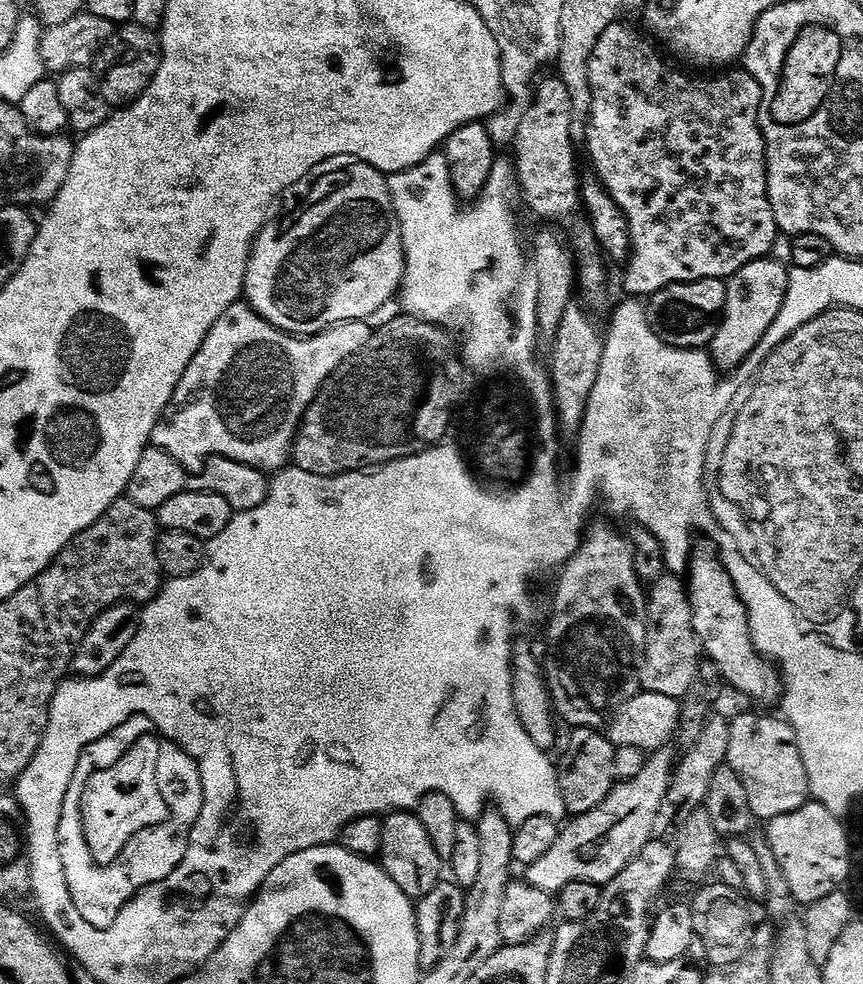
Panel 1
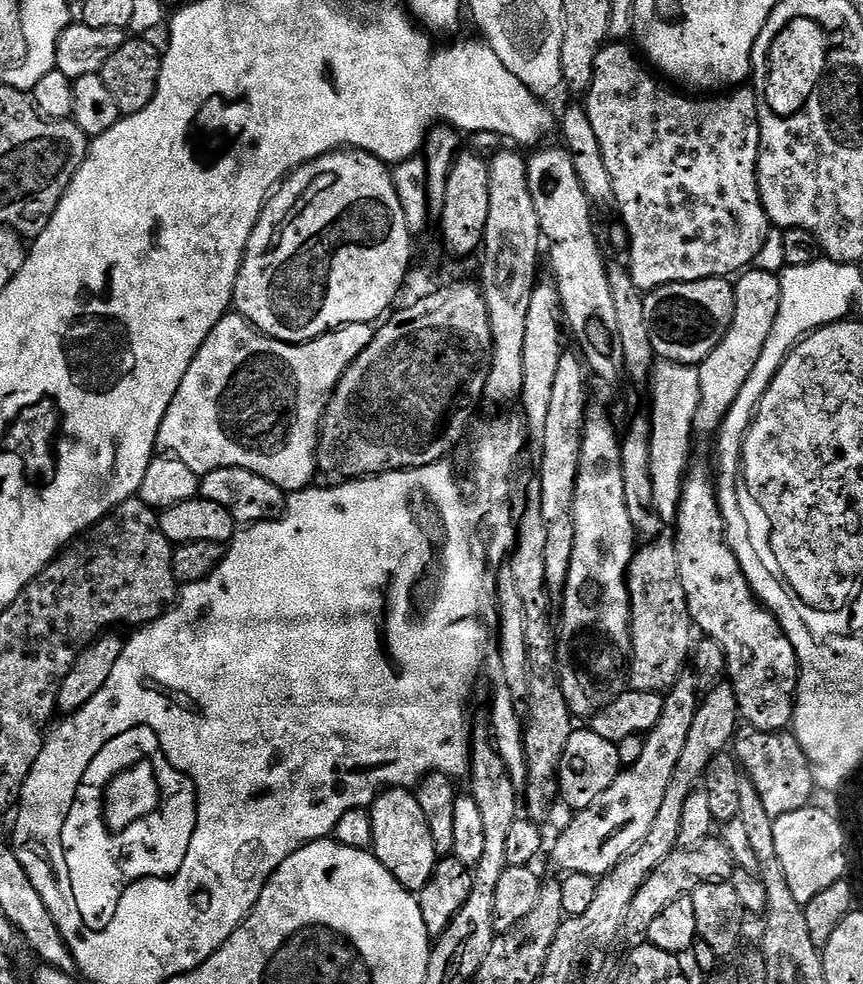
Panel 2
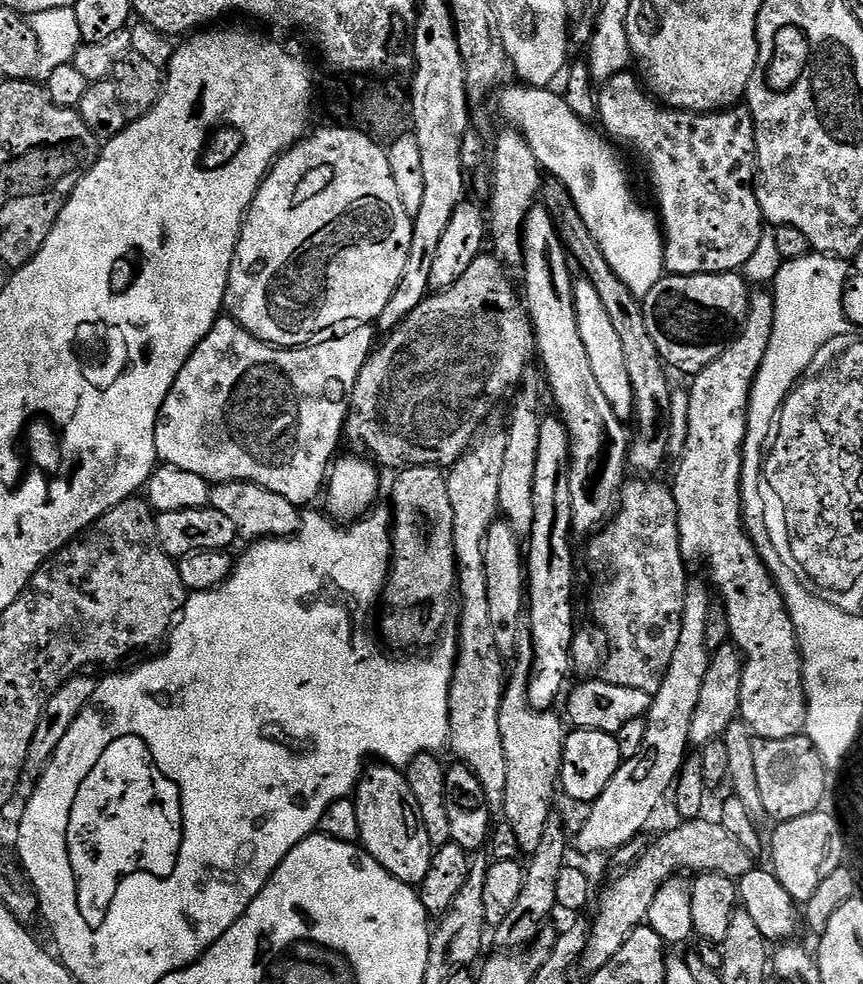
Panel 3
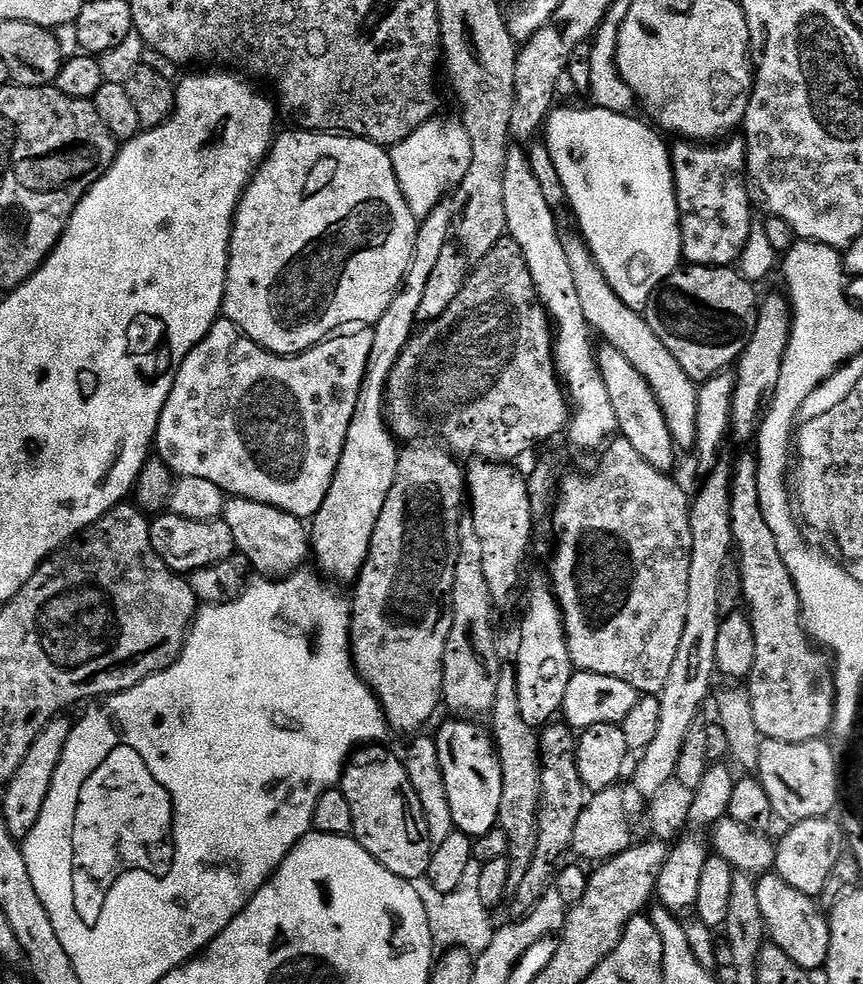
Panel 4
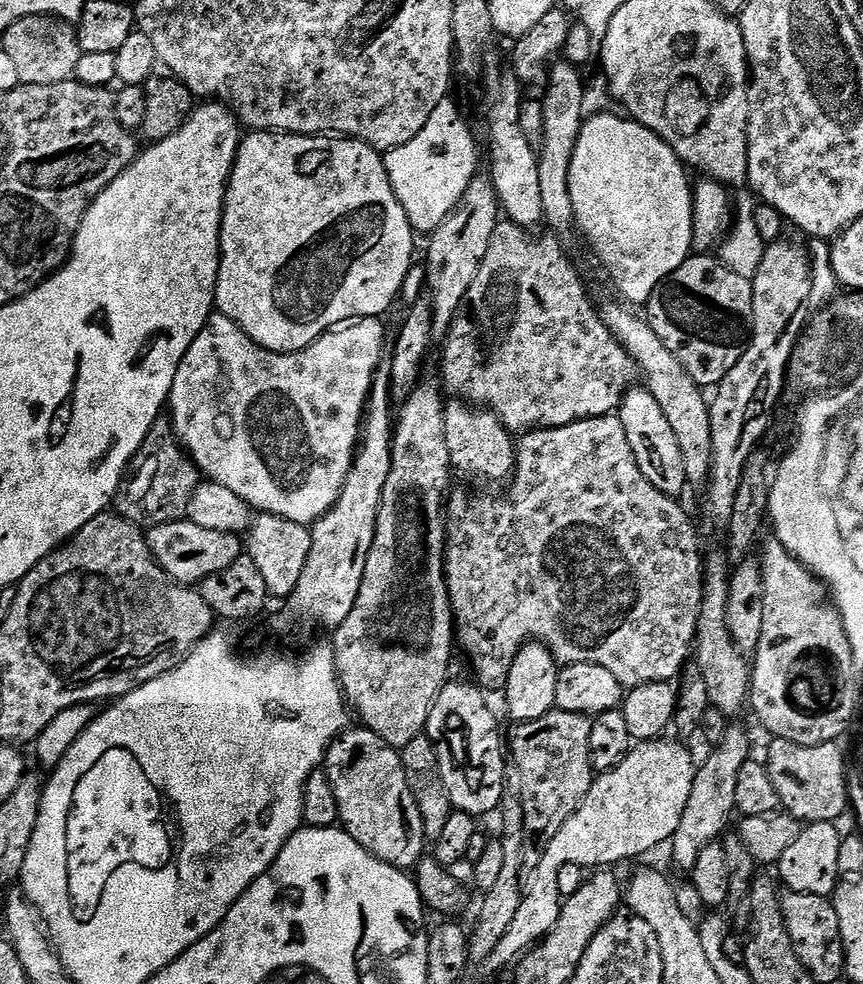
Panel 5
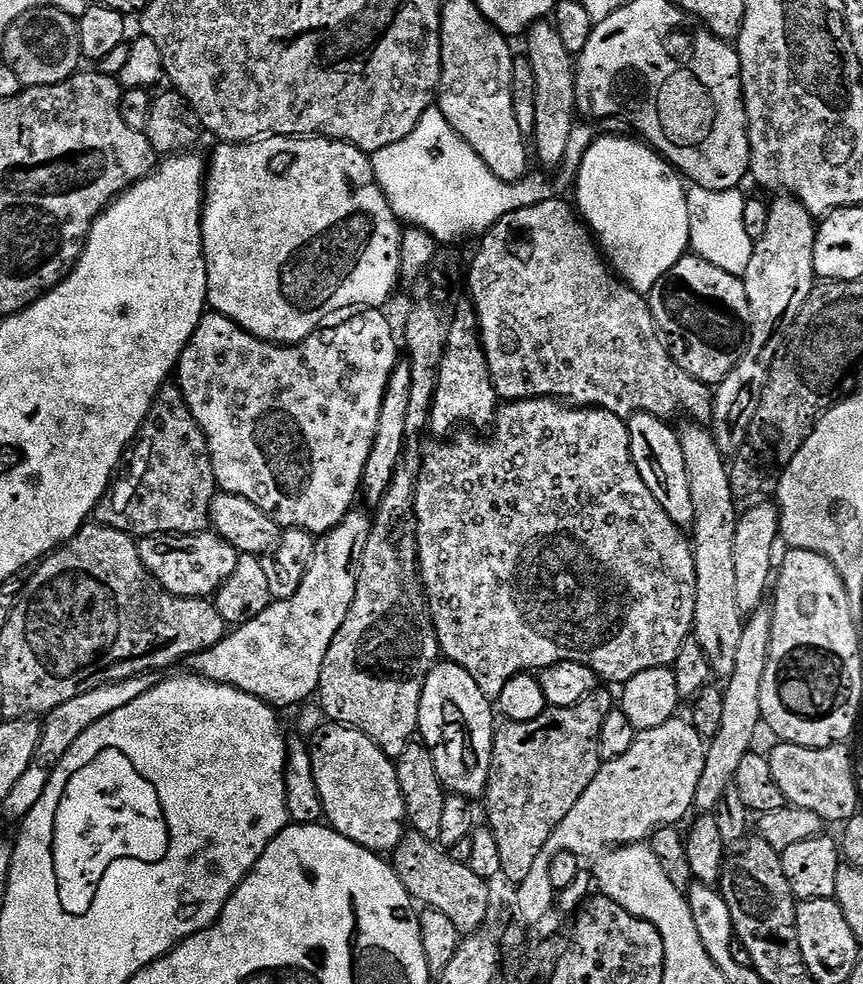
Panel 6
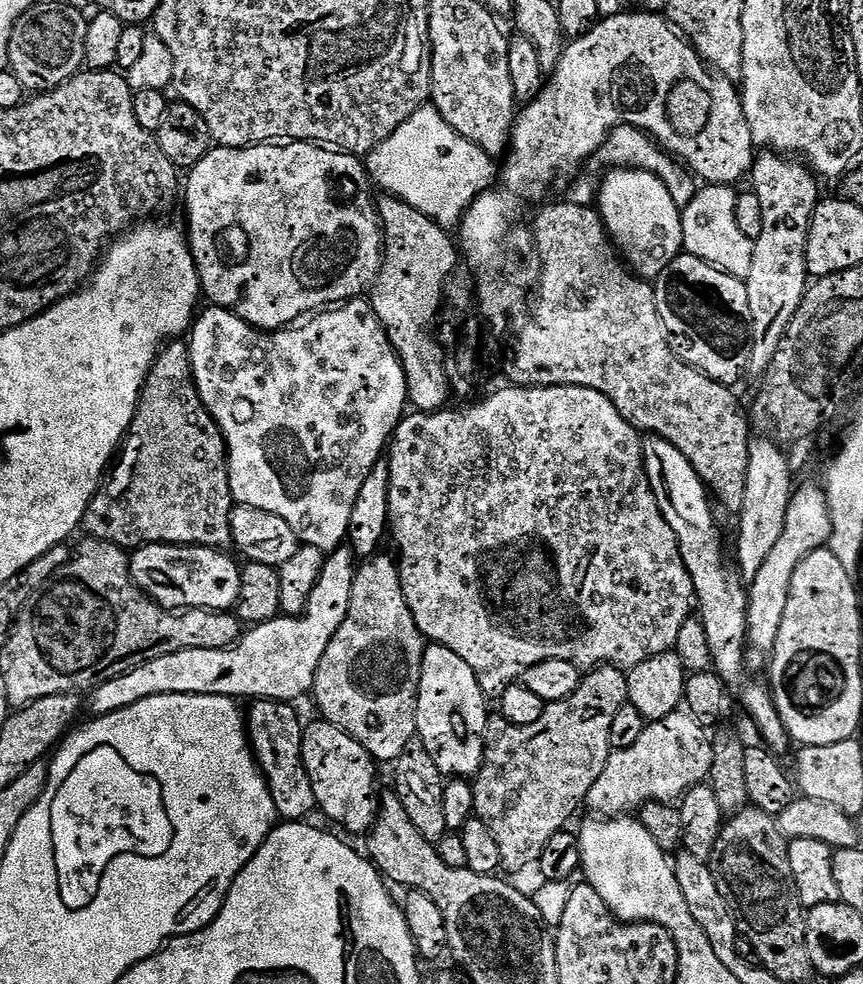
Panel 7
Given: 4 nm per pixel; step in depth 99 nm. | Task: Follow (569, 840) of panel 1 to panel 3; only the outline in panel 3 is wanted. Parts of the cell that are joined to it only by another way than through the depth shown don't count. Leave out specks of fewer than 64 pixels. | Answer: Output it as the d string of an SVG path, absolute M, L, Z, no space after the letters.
M693 579L686 590L684 609L682 610L682 630L678 634L678 646L674 646L674 658L670 658L670 666L666 670L662 686L652 696L652 704L648 707L648 715L646 717L648 729L646 730L646 738L642 742L642 750L638 754L634 754L634 758L624 760L623 763L621 763L618 774L614 774L614 778L610 778L610 786L606 786L606 790L602 790L602 794L587 809L588 817L585 818L584 825L580 828L580 833L578 833L577 836L574 836L575 851L577 848L580 852L608 852L608 854L612 854L615 853L617 848L625 848L627 844L632 840L637 839L637 837L643 833L640 831L651 822L652 815L656 812L656 807L658 807L664 800L664 795L666 795L667 792L669 795L669 793L673 791L676 777L680 774L680 767L683 766L684 761L690 752L690 745L688 743L688 739L690 738L690 722L694 722L694 710L698 706L698 694L702 694L702 680L706 678L706 670L708 669L708 662L710 659L710 649L706 642L706 622L708 621L708 615L710 614L710 610L714 603L714 596L710 591L709 585L705 583L705 581L704 584L700 580Z

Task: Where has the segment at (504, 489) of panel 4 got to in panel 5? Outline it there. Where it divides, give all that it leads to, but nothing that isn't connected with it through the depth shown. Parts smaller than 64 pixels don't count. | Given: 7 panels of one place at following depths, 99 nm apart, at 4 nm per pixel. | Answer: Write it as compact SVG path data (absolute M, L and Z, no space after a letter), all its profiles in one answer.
M452 402L444 409L444 421L446 422L446 442L450 450L452 467L464 476L473 476L476 480L489 480L496 484L499 480L507 481L516 471L516 444L513 433L501 424L497 416L487 410L477 410L472 406L465 406L460 402Z

